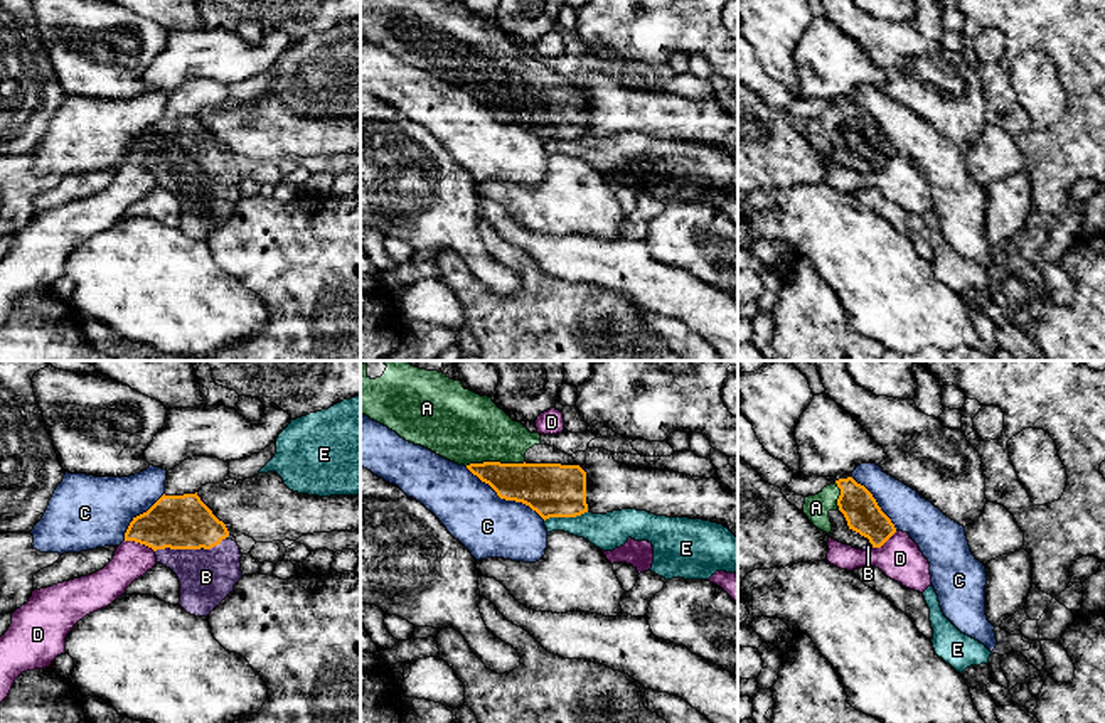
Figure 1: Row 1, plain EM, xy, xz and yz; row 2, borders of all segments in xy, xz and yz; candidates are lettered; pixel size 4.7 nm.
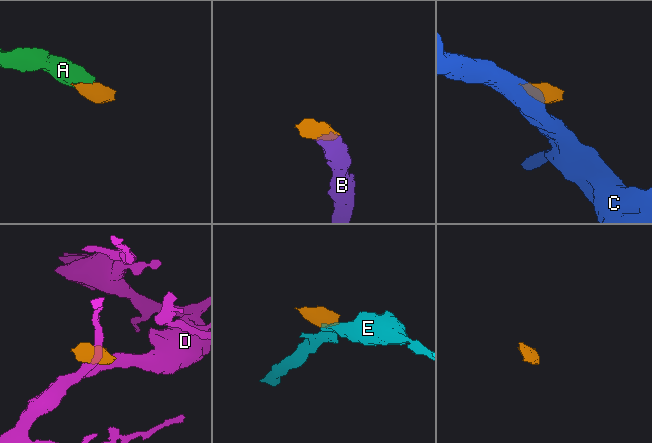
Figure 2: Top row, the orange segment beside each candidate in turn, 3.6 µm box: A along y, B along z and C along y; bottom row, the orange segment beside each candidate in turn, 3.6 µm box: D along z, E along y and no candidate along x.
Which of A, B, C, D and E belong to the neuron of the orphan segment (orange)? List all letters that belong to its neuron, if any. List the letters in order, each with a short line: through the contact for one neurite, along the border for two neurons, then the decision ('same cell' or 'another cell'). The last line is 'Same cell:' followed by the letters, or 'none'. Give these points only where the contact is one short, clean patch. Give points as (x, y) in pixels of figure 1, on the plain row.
A: line xz (539, 108), (516, 103), (494, 85), (460, 48); same cell
B: line xy (184, 144), (189, 171), (206, 187), (206, 199); same cell
C: another cell
D: line xy (125, 162), (144, 166), (154, 174); another cell
E: line xz (587, 133), (576, 139), (549, 139), (544, 144); another cell
Same cell: A, B

